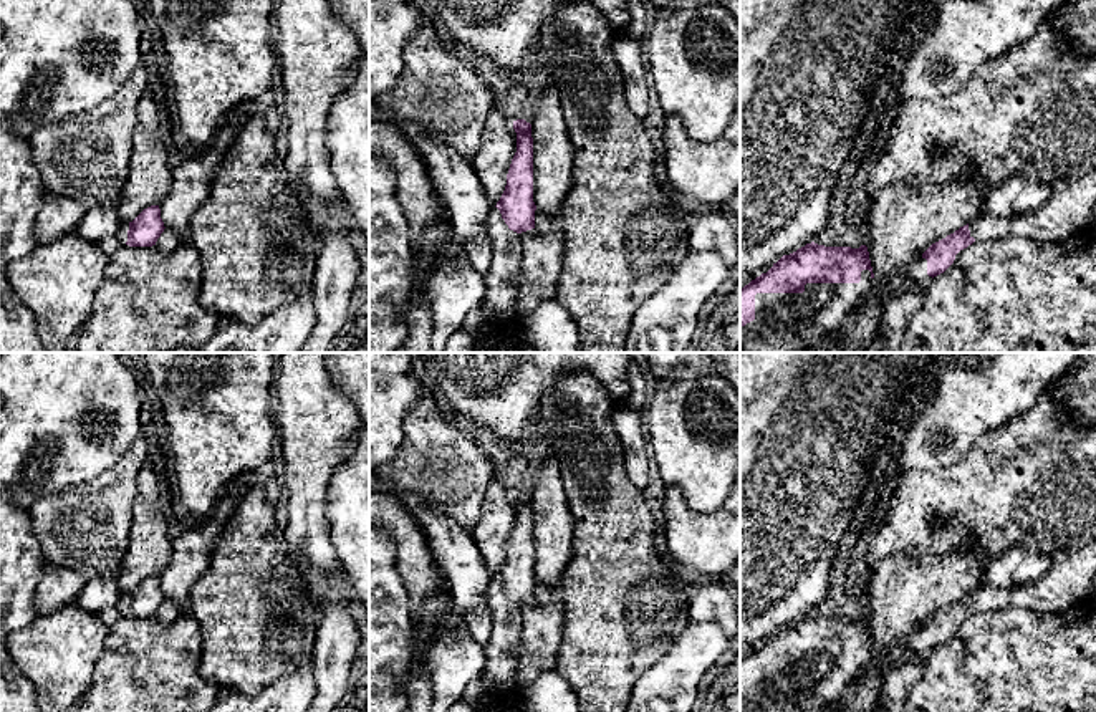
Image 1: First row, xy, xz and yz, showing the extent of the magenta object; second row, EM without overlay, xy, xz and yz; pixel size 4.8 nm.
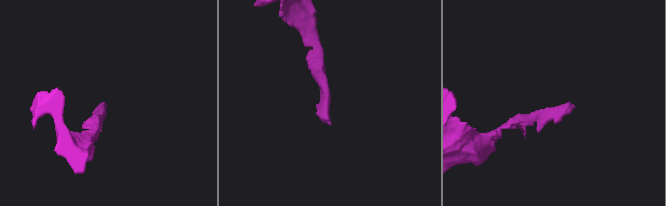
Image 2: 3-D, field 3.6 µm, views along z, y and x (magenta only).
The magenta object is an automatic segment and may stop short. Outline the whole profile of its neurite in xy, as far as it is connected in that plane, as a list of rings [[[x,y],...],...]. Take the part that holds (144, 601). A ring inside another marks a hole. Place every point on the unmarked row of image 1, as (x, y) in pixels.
[[[159,576],[144,580],[132,593],[121,594],[116,608],[129,618],[152,618],[164,603]]]

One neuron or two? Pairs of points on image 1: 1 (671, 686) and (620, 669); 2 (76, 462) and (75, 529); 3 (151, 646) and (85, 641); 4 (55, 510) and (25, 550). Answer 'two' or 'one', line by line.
1: two
2: two
3: two
4: two

